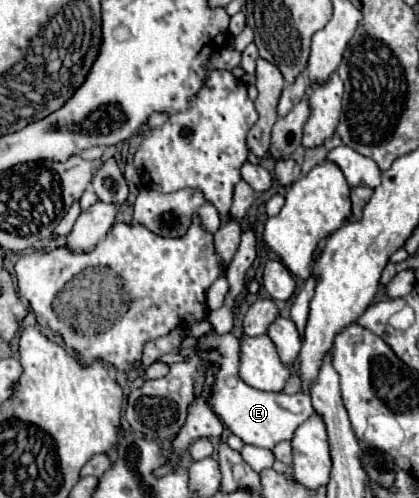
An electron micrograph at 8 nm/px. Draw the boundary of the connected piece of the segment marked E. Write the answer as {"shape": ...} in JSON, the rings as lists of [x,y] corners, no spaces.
{"shape":[[[209,333],[197,339],[197,359],[205,363],[205,373],[215,371],[215,381],[209,387],[209,405],[225,427],[235,433],[243,443],[273,449],[281,441],[289,441],[295,429],[311,417],[315,411],[311,399],[305,393],[287,395],[287,393],[265,393],[245,385],[237,373],[239,367],[239,339],[233,333]]]}

